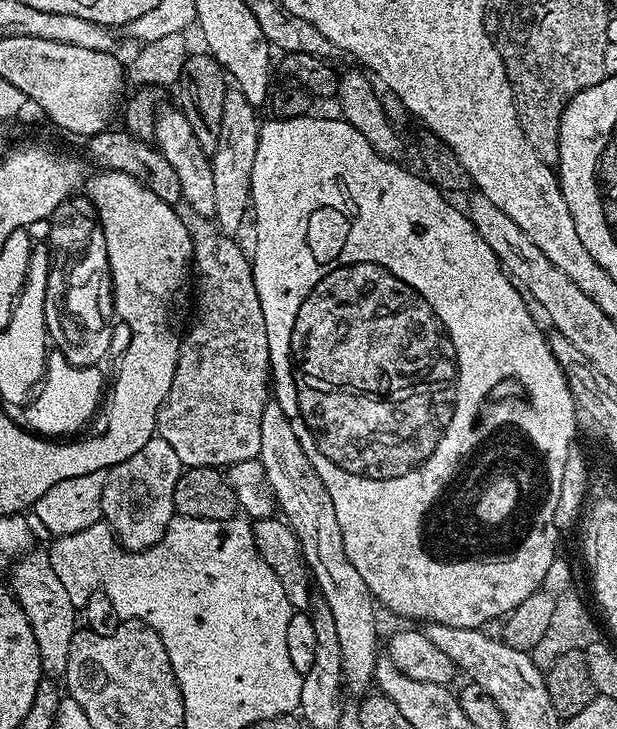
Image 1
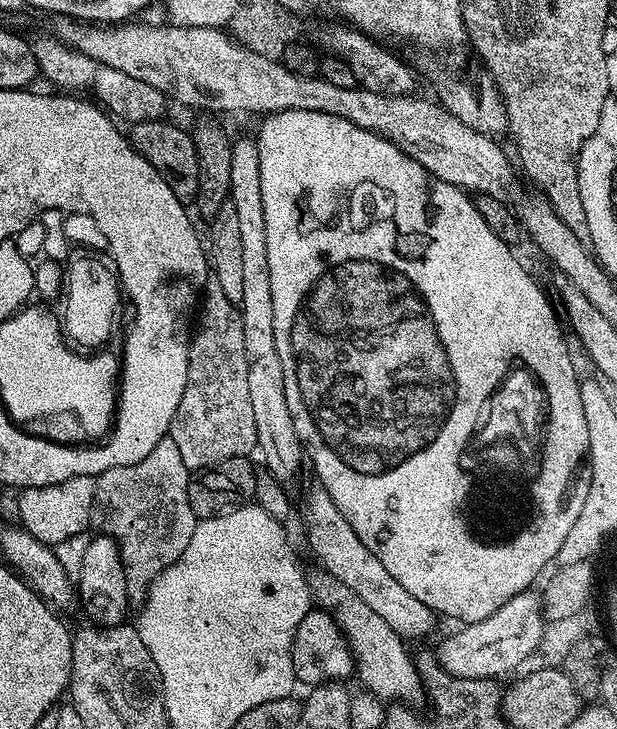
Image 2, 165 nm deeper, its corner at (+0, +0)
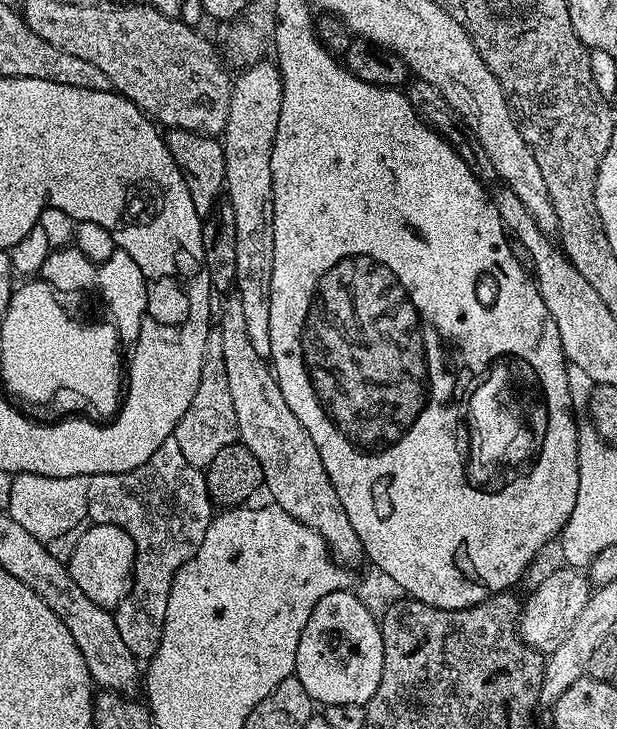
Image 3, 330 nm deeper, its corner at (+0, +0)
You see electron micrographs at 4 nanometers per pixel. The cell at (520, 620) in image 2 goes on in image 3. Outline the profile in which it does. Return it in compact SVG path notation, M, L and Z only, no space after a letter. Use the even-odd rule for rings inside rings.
M567 566L559 567L529 594L528 600L526 596L520 610L518 621L520 636L541 654L553 652L558 650L558 646L562 646L566 634L570 634L575 620L592 593L590 582L581 571Z

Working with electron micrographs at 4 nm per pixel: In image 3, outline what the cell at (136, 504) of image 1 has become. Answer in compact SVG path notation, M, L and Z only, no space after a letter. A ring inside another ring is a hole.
M170 438L134 470L107 472L90 479L88 518L94 524L117 524L134 538L136 561L132 585L116 609L118 634L130 646L137 661L152 659L162 642L162 626L166 618L166 602L176 571L202 546L206 530L214 515L208 497L208 483L201 469L190 466L178 450L178 442Z

